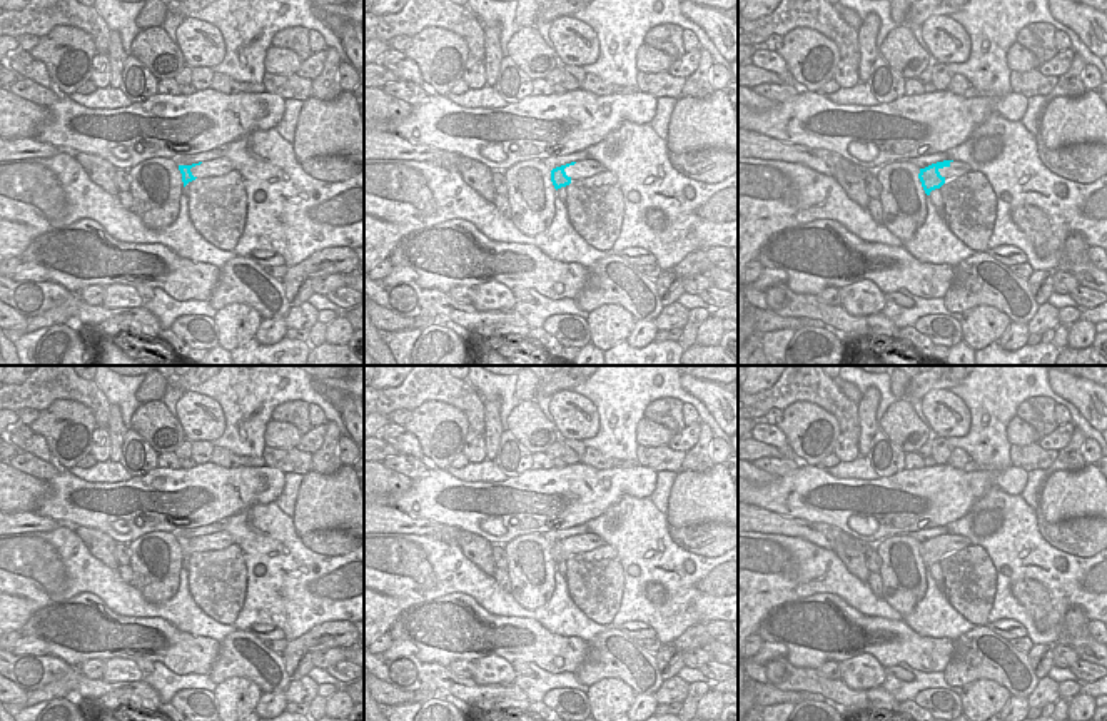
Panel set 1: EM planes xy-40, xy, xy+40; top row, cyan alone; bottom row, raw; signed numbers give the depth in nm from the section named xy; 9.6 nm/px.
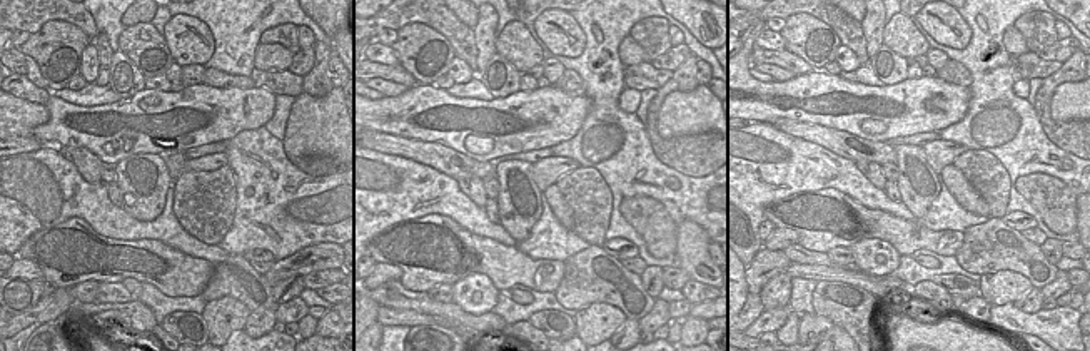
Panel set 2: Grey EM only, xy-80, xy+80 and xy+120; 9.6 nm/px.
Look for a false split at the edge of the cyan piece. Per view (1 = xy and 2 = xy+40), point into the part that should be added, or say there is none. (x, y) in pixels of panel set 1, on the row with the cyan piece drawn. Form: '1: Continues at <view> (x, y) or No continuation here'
1: Continues at xy (531, 194)
2: Continues at xy+40 (902, 197)

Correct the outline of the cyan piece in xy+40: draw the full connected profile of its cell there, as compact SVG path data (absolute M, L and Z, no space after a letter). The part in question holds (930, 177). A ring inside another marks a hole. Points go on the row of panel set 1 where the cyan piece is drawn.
M953 160L932 164L918 169L910 162L890 162L877 170L882 184L883 225L903 244L925 224L927 197L945 184L940 169Z

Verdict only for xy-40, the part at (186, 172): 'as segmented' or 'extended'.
extended

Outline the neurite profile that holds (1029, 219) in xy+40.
M1020 205L1012 212L1013 224L1032 242L1037 257L1045 259L1060 249L1059 239L1052 234L1049 217L1035 205Z

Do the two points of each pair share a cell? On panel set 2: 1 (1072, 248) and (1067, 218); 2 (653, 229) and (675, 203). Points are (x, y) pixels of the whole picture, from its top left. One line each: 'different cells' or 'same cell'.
1: same cell
2: different cells

